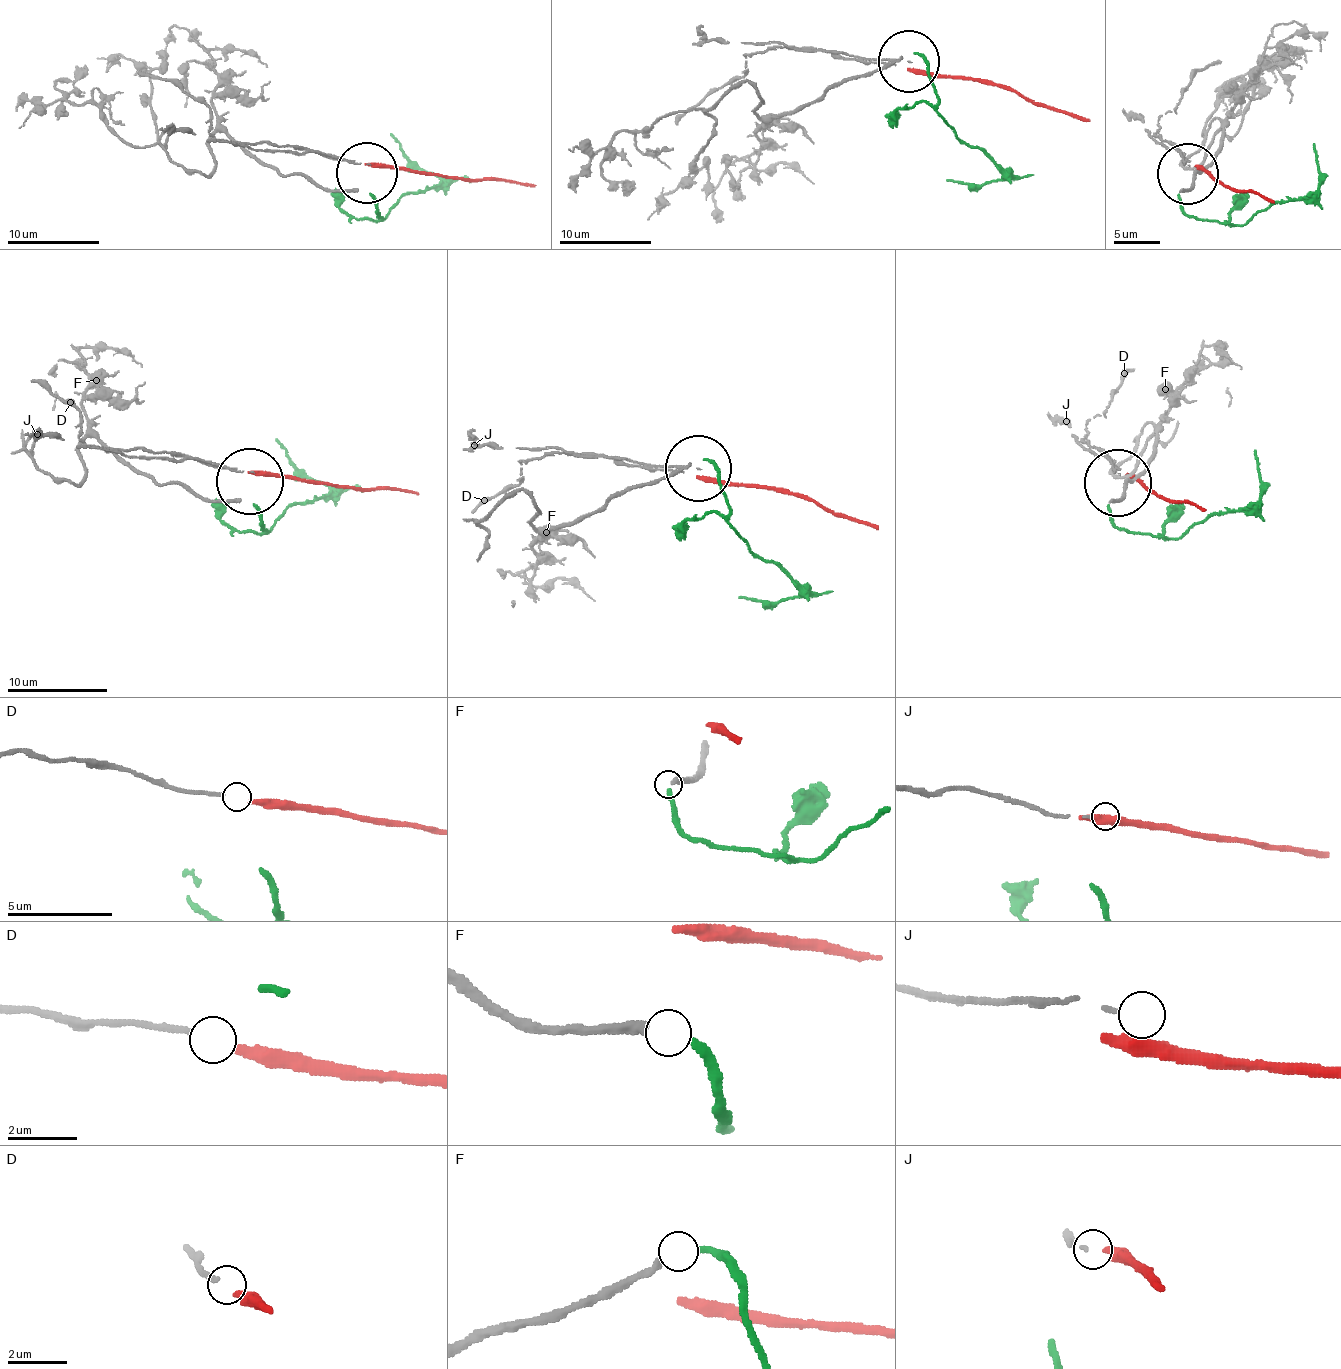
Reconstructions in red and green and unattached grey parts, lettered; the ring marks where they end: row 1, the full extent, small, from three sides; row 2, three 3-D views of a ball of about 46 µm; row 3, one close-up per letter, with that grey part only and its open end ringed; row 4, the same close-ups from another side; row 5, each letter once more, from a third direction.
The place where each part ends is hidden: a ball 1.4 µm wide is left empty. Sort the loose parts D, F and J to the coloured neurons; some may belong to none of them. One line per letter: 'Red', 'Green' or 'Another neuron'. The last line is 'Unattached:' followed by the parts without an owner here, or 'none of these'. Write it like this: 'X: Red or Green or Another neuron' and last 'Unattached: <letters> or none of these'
D: Another neuron
F: Another neuron
J: Another neuron
Unattached: D, F, J

